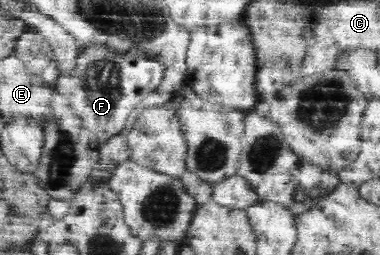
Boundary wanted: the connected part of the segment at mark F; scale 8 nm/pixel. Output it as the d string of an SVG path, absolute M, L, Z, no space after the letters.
M91 46L79 51L77 71L73 75L59 74L54 88L71 99L71 107L83 119L83 126L96 135L99 144L105 143L125 128L135 104L154 92L163 69L157 62L145 59L138 49L115 53L104 46Z

